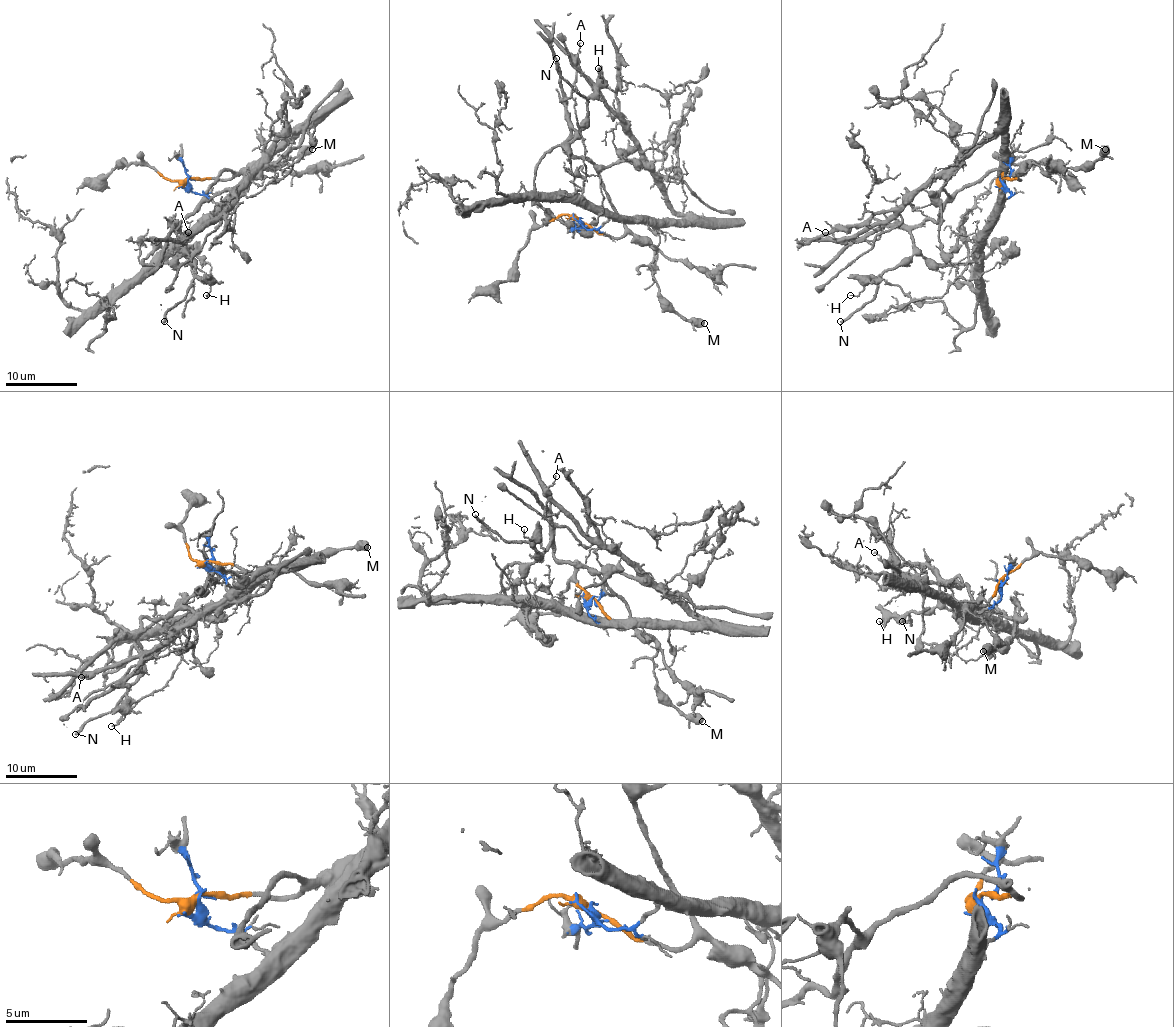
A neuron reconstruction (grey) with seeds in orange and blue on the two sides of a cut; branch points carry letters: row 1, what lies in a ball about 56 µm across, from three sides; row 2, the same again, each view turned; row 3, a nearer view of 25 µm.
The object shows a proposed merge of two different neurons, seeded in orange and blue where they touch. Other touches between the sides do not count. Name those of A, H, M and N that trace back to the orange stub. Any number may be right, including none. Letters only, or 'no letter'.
H, M, N

